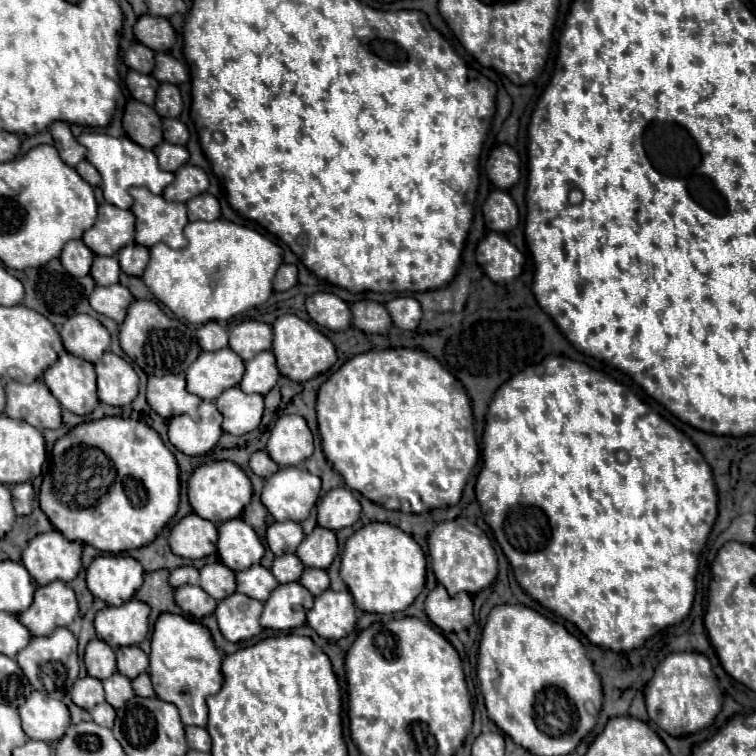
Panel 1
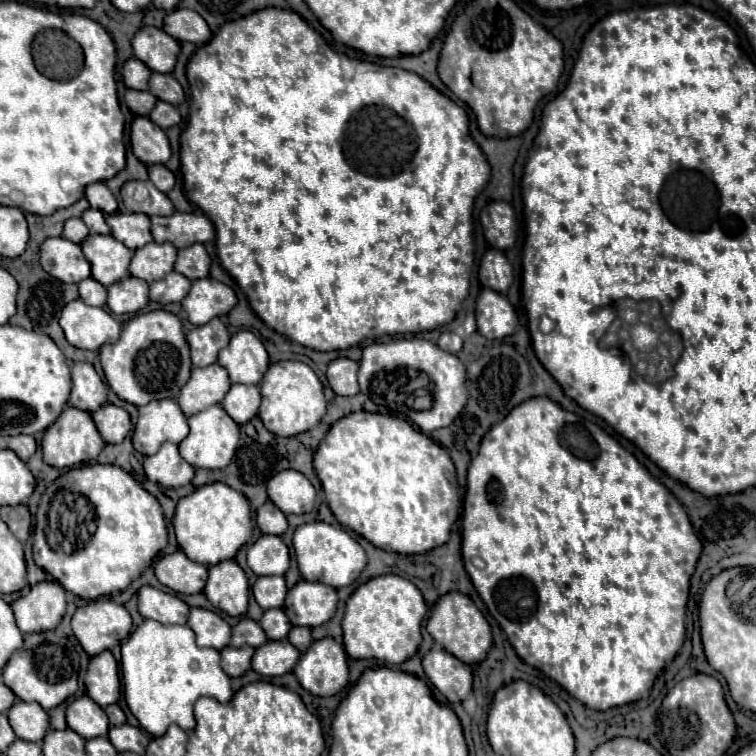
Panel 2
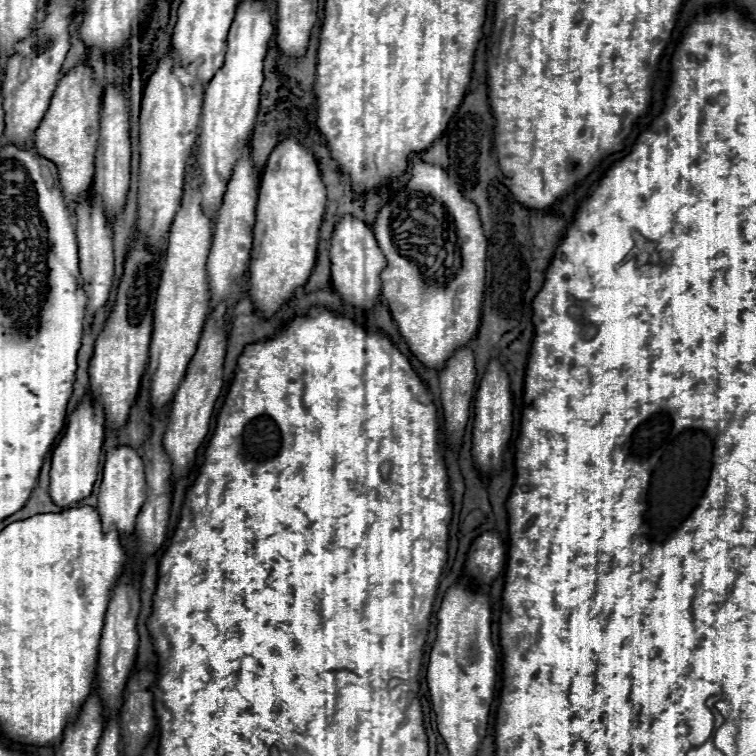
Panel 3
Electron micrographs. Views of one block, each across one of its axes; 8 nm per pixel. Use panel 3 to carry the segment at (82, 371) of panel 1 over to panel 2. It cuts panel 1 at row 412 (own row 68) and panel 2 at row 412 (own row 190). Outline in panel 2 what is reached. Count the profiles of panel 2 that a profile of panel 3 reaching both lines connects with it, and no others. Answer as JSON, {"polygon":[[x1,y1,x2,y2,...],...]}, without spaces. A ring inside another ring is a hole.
{"polygon":[[68,406,58,416,58,420,44,432,44,438,42,438,44,462,54,466,54,468,58,468,58,470,62,470,62,468,76,468,80,464,88,464,88,462,98,458,102,448,104,448,104,440,98,434,92,416,88,412,72,408,72,406]]}

